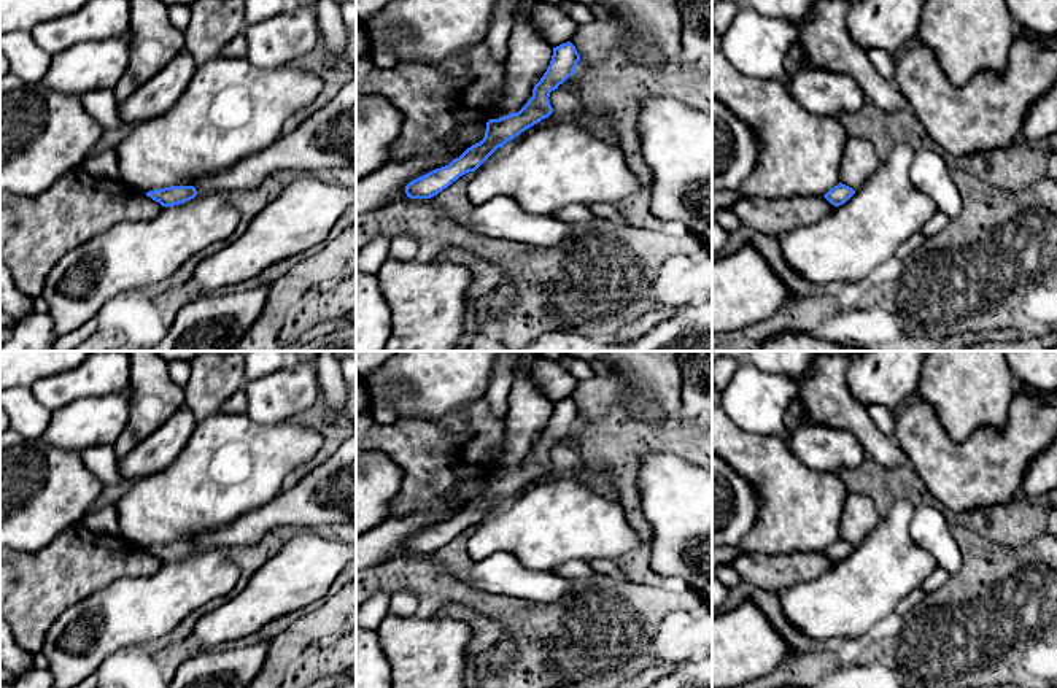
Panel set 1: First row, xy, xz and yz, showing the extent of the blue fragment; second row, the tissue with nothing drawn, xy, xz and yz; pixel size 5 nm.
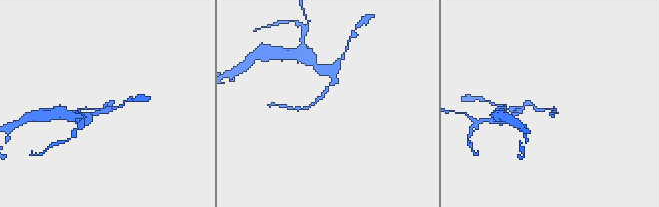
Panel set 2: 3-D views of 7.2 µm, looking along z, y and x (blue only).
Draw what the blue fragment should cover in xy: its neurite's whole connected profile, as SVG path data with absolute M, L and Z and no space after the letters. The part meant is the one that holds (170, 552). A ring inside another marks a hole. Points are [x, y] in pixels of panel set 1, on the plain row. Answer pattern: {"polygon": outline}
{"polygon": "M170 542L146 548L148 553L159 558L162 562L173 562L184 559L197 551L194 542Z"}

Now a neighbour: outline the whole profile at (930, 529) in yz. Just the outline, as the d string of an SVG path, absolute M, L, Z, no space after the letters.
M935 504L916 507L909 529L912 540L933 555L939 567L949 575L960 572L962 551L944 512Z

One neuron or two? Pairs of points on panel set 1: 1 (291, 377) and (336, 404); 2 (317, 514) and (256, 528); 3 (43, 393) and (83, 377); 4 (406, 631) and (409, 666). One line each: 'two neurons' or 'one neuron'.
1: two neurons
2: one neuron
3: one neuron
4: one neuron

